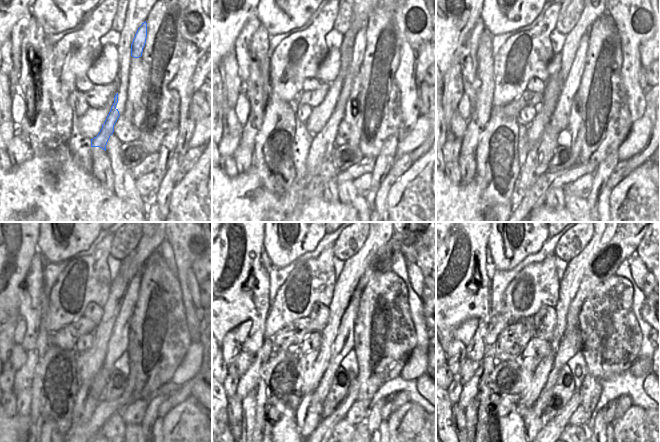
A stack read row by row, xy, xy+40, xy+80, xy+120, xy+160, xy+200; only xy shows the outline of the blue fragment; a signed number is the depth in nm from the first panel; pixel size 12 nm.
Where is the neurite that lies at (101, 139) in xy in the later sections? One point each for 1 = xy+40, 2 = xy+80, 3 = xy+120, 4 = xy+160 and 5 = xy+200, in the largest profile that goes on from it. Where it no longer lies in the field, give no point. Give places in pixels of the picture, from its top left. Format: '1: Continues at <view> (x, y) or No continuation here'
1: Continues at xy+40 (320, 150)
2: Continues at xy+80 (538, 159)
3: Continues at xy+120 (88, 396)
4: Continues at xy+160 (308, 413)
5: Continues at xy+200 (567, 347).

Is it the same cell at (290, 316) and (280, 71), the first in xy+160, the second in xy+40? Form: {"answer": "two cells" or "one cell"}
{"answer": "one cell"}

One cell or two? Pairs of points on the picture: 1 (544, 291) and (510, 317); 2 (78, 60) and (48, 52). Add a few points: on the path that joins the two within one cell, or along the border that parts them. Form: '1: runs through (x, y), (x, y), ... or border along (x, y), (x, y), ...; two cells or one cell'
1: border along (540, 285), (509, 302), (526, 306), (523, 317); two cells
2: border along (56, 59), (54, 69), (44, 80); two cells

